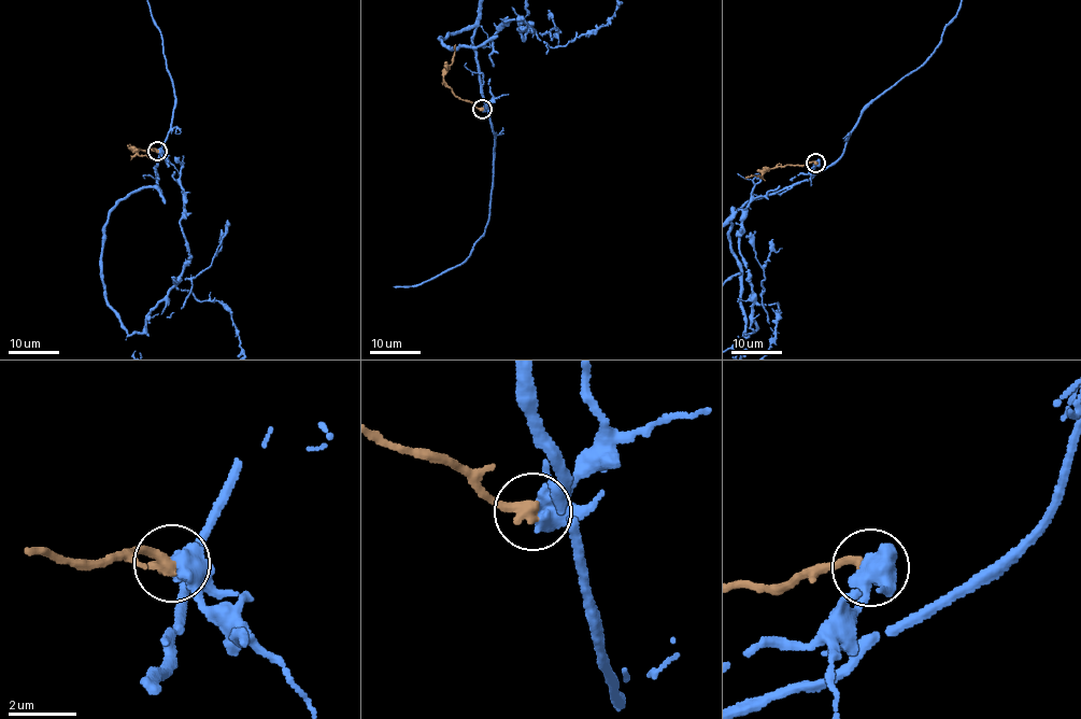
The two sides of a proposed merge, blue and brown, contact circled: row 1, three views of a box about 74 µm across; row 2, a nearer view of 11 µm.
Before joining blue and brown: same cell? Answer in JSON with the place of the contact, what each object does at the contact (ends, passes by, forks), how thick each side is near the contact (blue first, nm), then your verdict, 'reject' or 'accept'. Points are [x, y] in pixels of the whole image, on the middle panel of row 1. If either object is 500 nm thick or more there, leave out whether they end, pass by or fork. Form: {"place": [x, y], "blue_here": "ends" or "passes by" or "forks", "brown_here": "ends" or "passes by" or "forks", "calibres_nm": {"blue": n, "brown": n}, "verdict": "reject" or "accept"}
{"place": [482, 109], "blue_here": "passes by", "brown_here": "ends", "calibres_nm": {"blue": 480, "brown": 420}, "verdict": "accept"}

